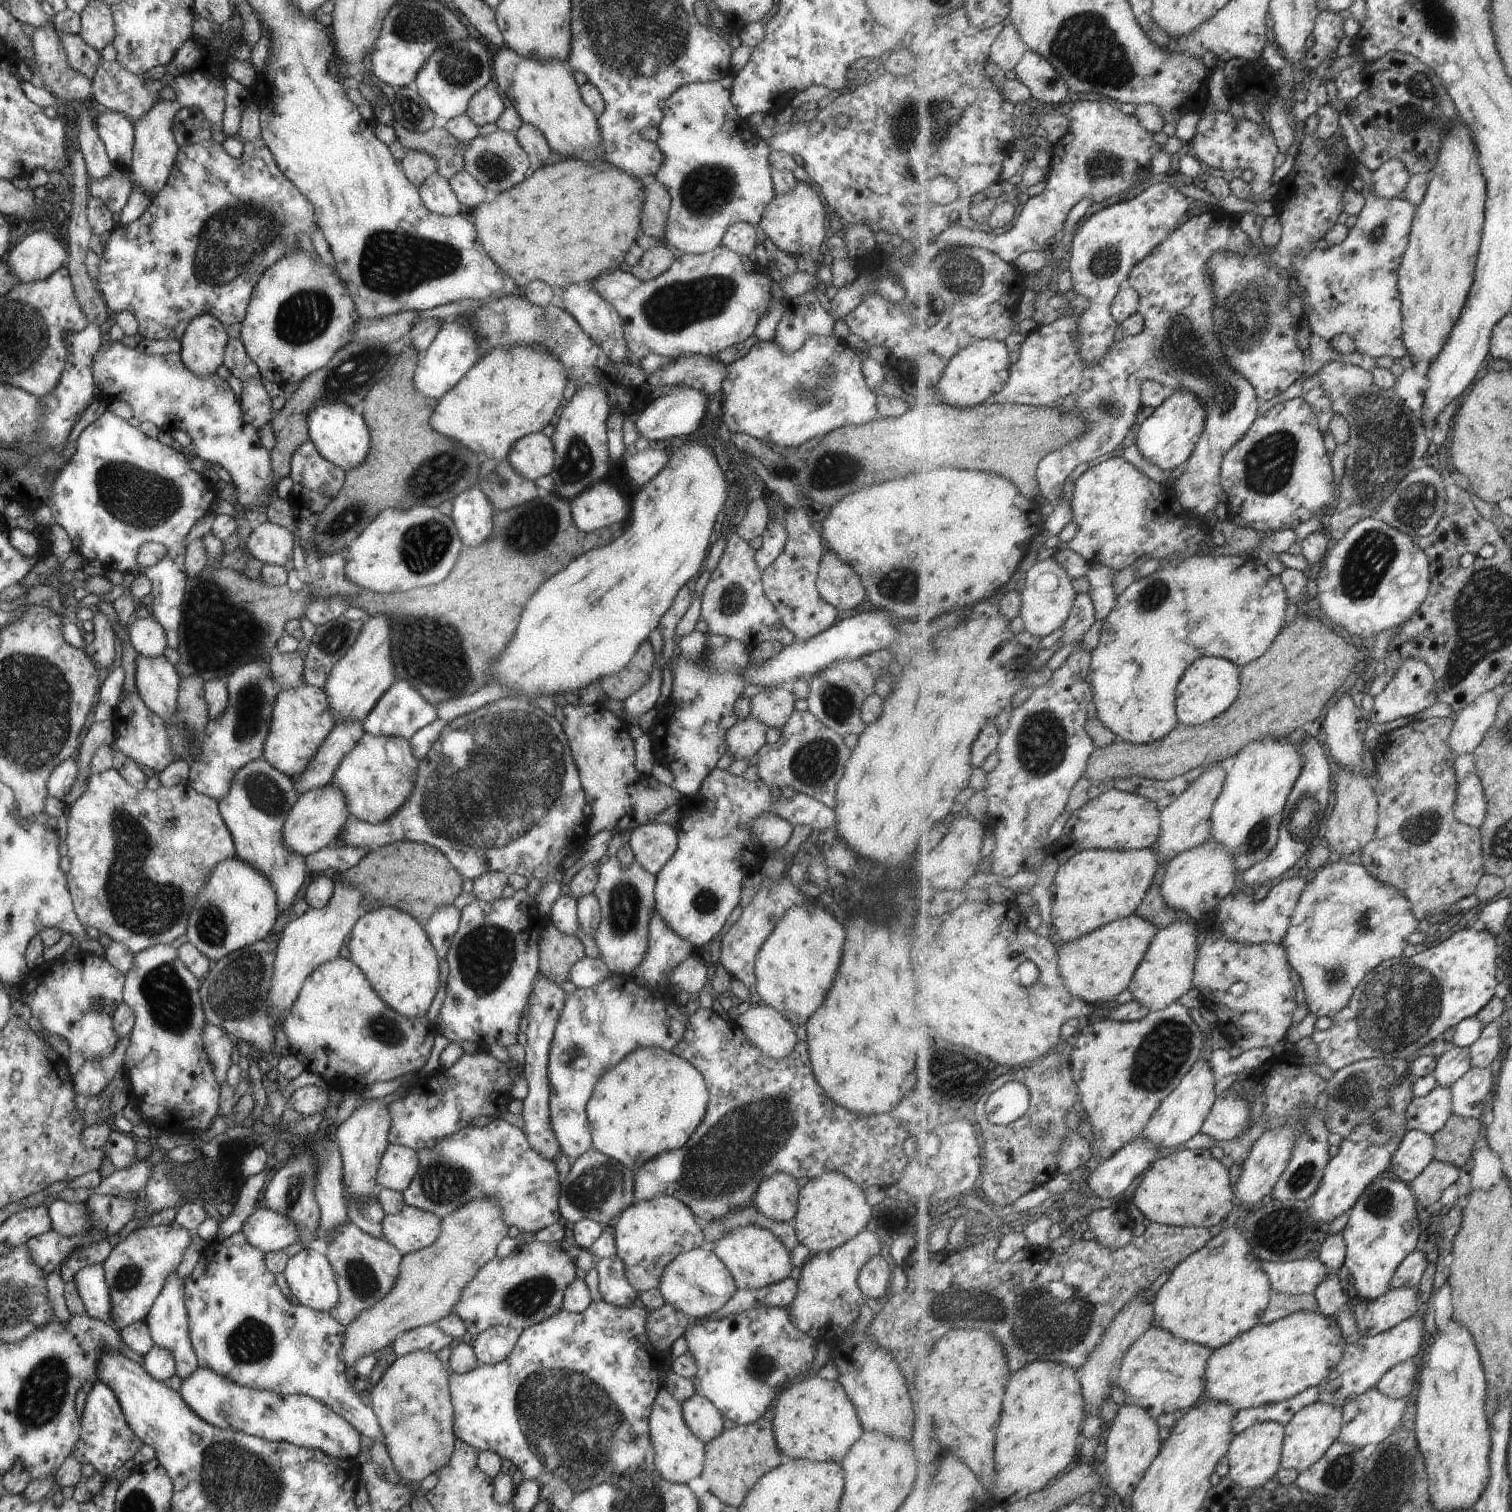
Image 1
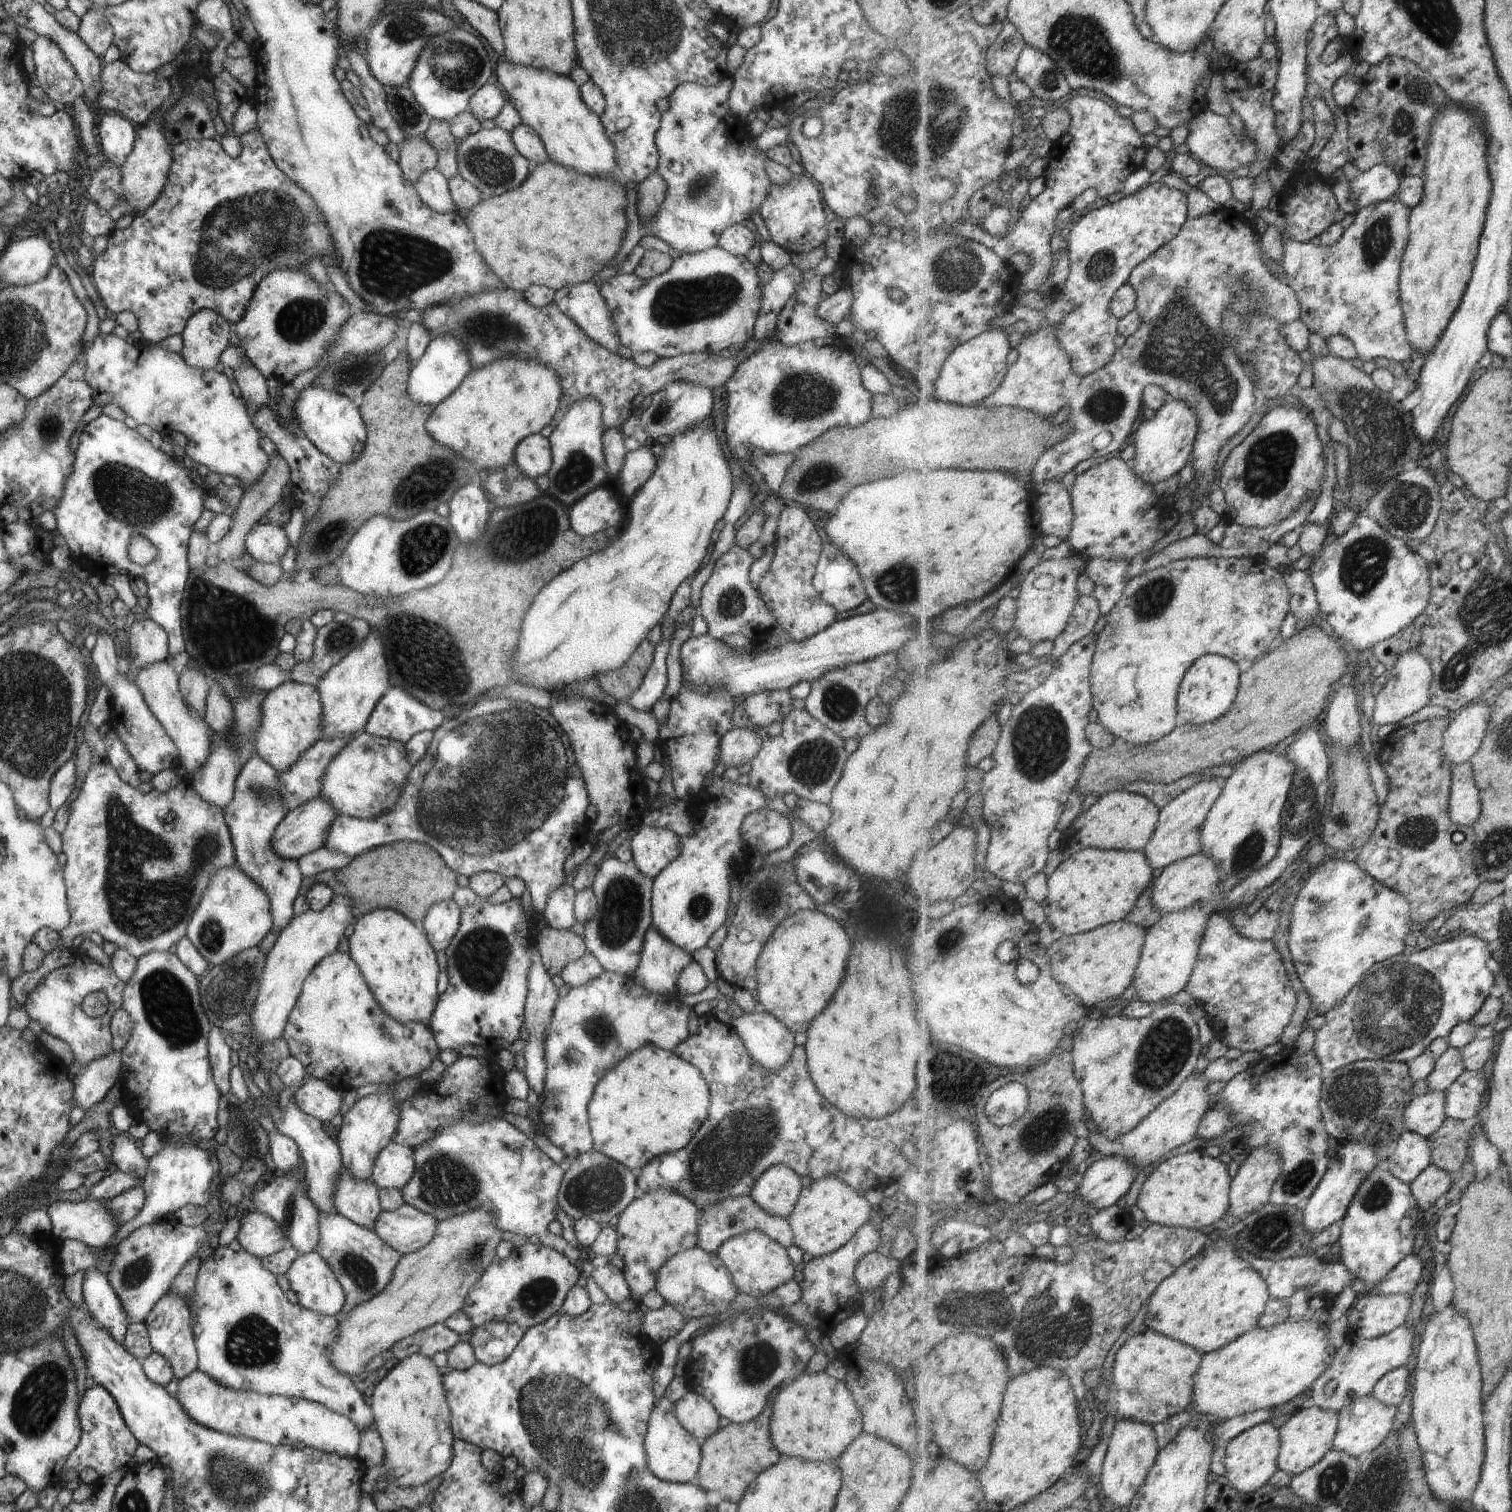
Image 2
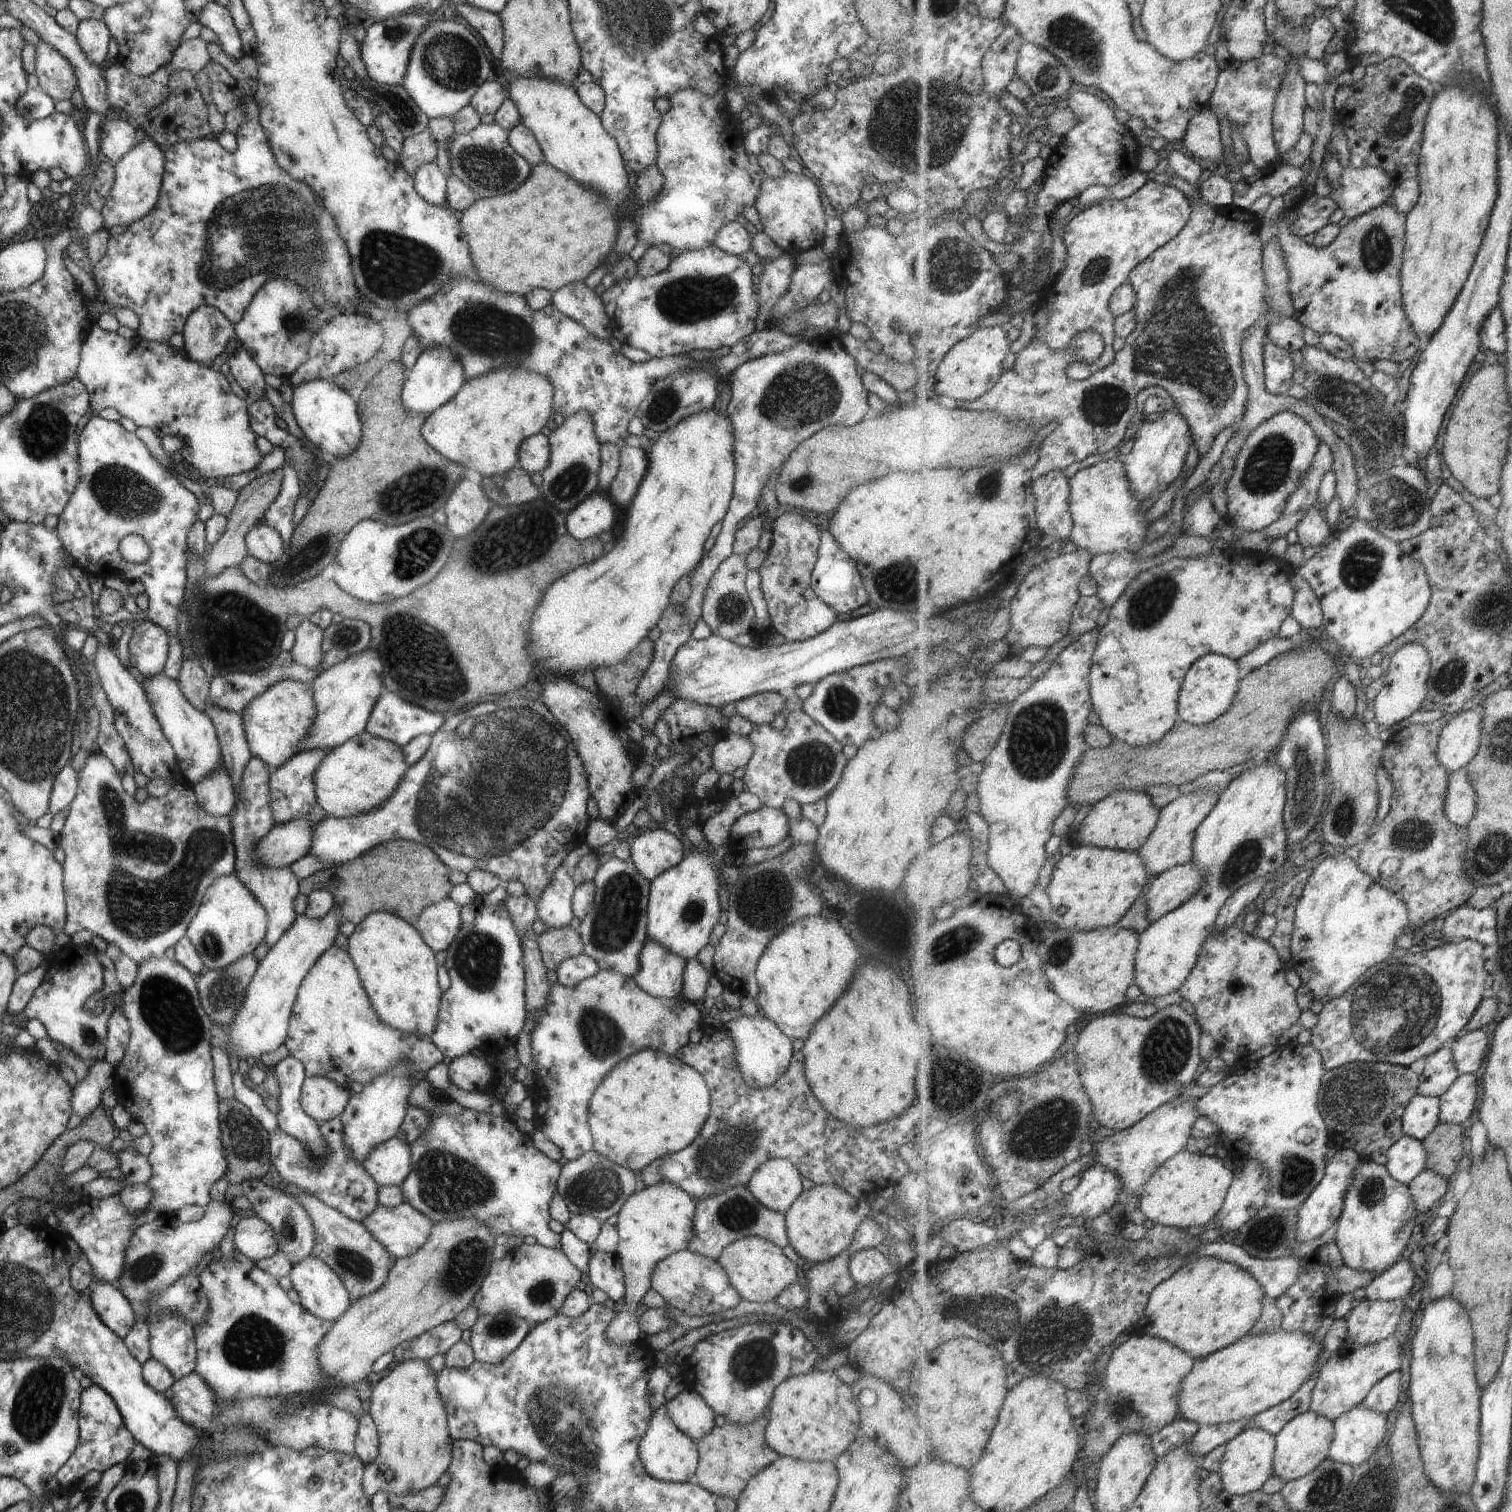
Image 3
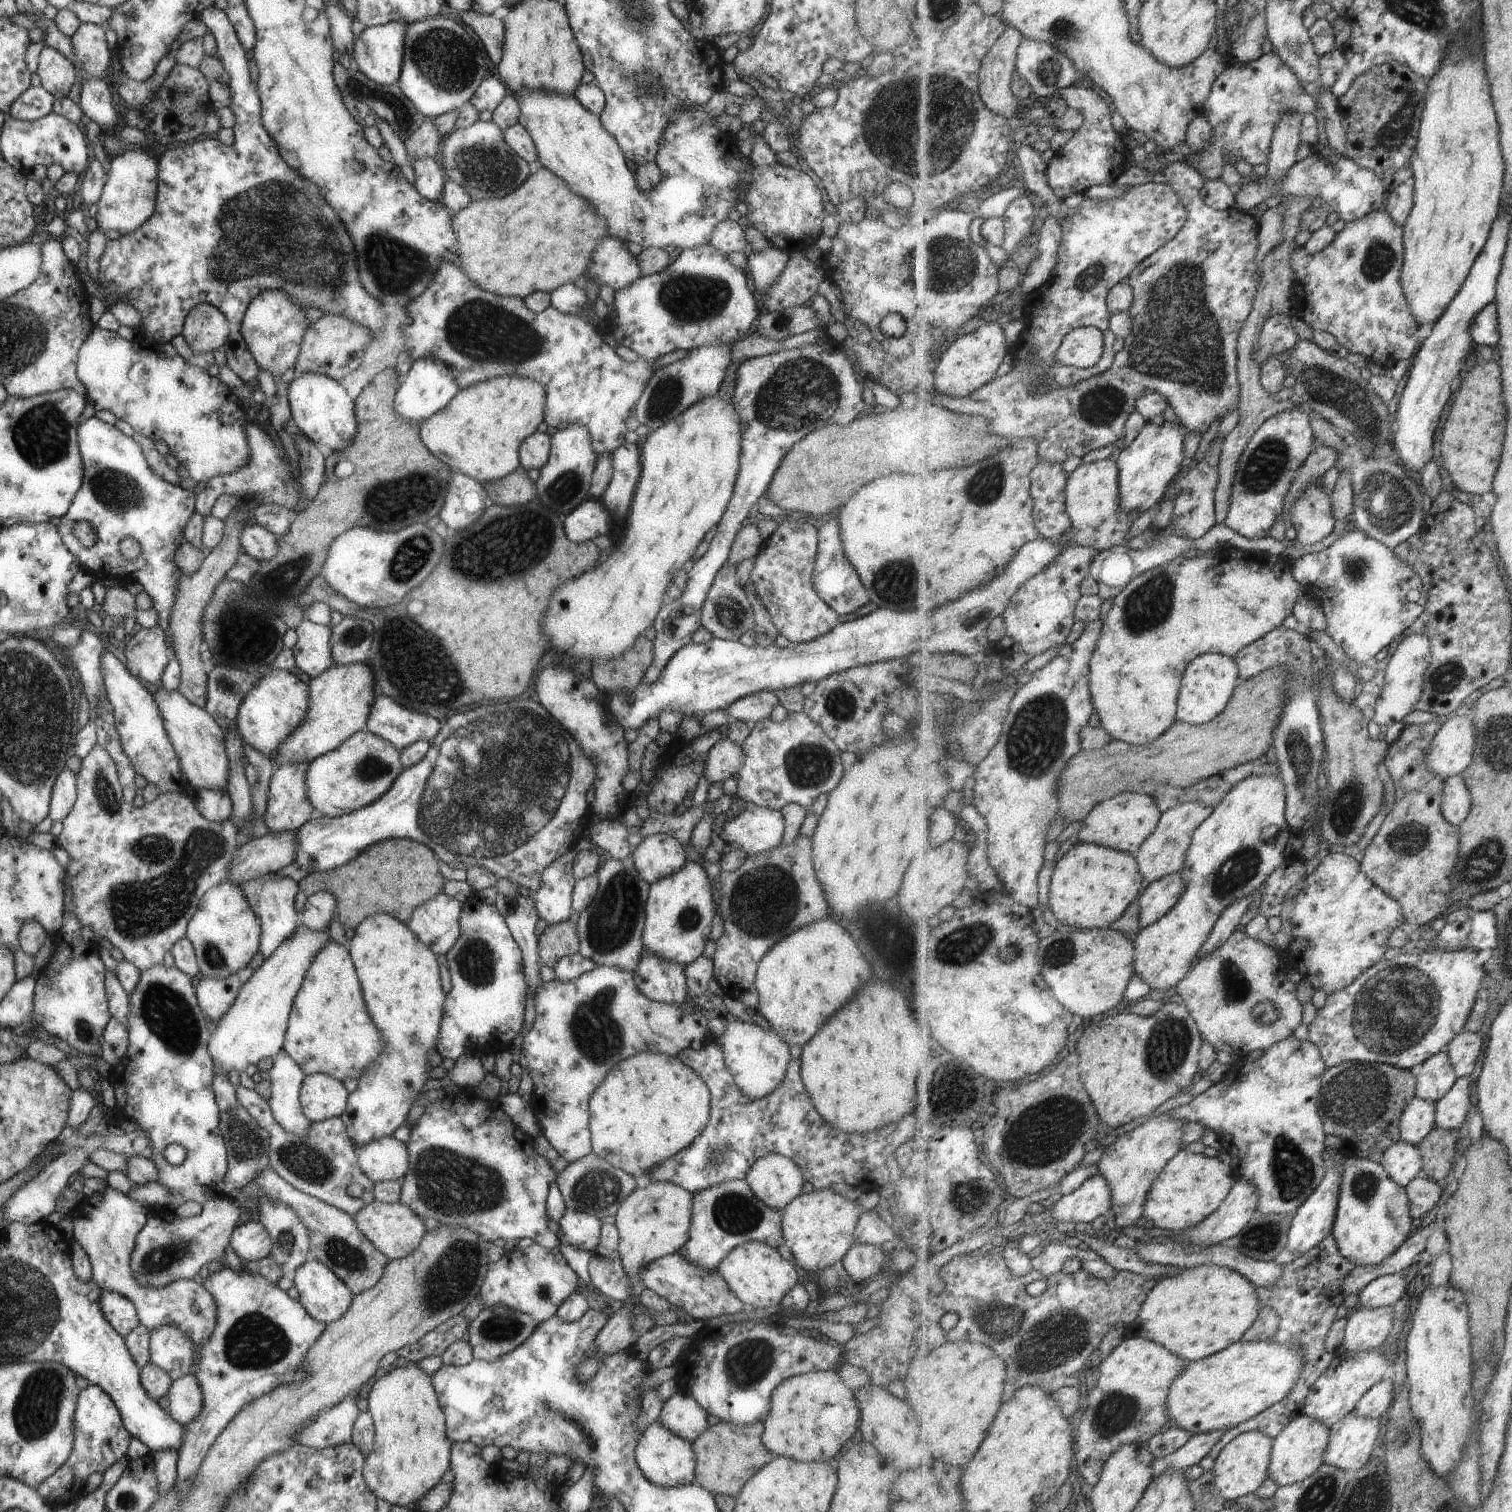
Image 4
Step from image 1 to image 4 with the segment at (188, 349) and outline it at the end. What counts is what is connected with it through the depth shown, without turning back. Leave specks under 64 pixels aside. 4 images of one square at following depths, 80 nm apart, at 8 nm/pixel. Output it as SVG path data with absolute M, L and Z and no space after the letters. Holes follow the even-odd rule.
M197 303L185 316L181 336L191 352L211 352L225 342L231 329L228 320L213 305Z

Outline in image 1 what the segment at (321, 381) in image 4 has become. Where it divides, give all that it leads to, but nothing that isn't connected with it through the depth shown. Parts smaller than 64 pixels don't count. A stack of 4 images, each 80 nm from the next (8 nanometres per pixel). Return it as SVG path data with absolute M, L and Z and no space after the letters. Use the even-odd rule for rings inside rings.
M321 398L317 405L314 405L306 413L306 427L308 430L308 438L317 449L317 452L335 466L343 469L345 472L351 470L355 465L361 464L366 457L370 445L370 434L366 422L363 420L362 414L357 407L350 407L342 402L325 403Z

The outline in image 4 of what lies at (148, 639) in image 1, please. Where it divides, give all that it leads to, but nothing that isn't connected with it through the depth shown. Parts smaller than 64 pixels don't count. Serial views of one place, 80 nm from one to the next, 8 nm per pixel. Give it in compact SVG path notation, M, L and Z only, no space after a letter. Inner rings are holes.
M159 625L137 627L123 650L129 672L139 680L157 686L172 651L166 639L165 630Z

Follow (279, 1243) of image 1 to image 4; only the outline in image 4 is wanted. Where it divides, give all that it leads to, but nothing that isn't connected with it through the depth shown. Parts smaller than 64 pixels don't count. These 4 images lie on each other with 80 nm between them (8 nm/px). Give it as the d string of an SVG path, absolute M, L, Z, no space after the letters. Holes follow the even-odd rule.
M249 1221L235 1226L228 1244L242 1263L256 1261L270 1254L272 1242L265 1227L258 1221Z

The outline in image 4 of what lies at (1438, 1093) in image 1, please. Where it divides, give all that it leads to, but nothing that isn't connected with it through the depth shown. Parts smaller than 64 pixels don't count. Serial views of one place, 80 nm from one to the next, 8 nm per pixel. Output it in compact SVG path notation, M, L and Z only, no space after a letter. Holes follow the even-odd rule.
M1416 1097L1400 1120L1403 1141L1418 1145L1436 1127L1436 1103Z

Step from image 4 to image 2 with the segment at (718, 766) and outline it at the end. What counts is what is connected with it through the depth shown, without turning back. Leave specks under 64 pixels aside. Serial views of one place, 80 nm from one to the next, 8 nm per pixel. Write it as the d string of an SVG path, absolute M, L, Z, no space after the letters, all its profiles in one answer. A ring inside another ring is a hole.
M747 724L747 727L733 727L721 735L717 763L723 763L726 768L739 767L749 762L760 746L761 737L753 730L751 724Z

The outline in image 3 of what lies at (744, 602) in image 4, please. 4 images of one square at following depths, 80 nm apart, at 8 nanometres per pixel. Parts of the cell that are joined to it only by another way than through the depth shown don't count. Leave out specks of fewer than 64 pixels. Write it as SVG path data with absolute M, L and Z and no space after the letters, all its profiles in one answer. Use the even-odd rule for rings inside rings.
M732 552L713 571L703 591L700 618L709 626L711 634L719 638L730 641L737 635L754 632L754 608L744 587L747 571L744 556Z

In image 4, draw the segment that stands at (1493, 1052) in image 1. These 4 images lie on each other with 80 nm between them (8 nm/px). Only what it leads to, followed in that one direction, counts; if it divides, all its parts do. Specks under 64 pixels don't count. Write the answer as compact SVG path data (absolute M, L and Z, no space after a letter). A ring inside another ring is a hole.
M1464 1030L1448 1044L1447 1052L1458 1077L1468 1077L1475 1072L1483 1052L1481 1034Z

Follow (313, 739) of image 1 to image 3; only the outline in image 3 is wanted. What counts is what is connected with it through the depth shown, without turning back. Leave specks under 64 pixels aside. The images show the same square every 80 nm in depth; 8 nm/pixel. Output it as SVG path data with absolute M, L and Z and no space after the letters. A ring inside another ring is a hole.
M292 680L277 681L253 697L239 713L251 756L261 759L274 770L298 752L300 738L314 723L314 692L310 684Z

